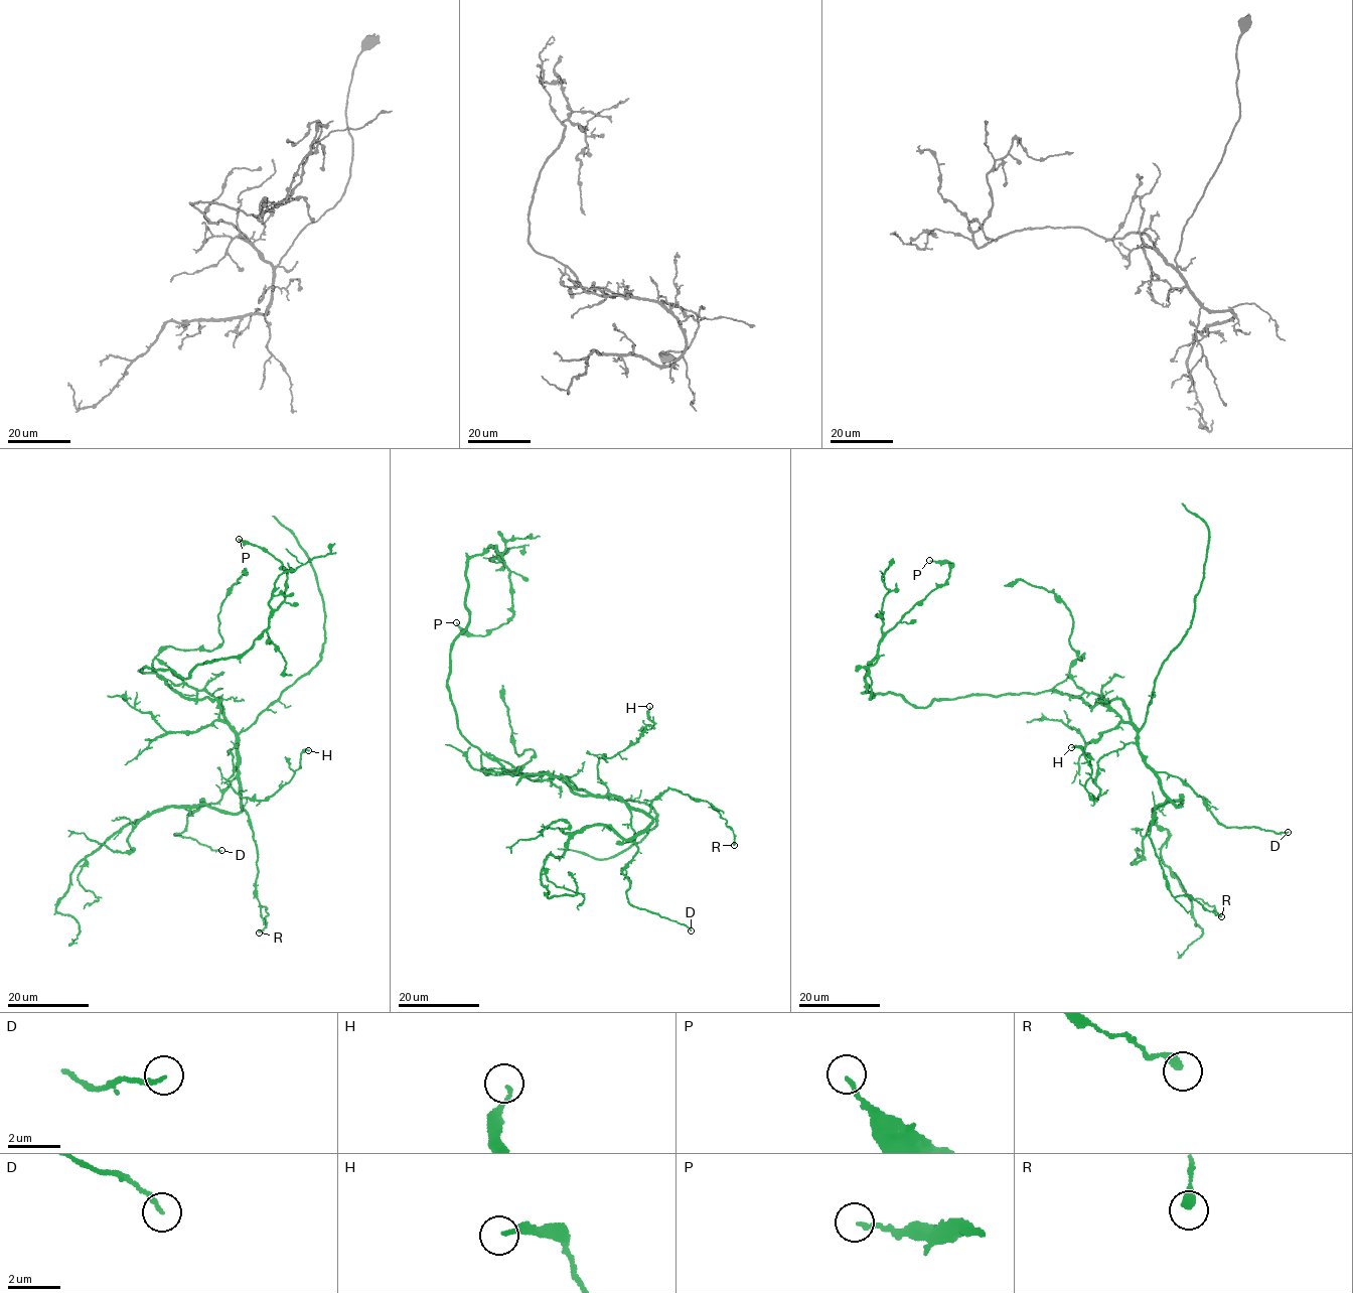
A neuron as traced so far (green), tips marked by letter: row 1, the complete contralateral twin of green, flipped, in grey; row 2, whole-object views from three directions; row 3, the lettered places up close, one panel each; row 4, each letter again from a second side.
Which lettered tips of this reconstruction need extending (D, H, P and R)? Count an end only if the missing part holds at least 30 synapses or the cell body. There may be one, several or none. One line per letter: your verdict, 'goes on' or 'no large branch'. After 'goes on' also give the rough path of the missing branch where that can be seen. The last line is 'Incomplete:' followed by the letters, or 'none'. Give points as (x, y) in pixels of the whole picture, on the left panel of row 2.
D: no large branch
H: no large branch
P: no large branch
R: no large branch
Incomplete: none

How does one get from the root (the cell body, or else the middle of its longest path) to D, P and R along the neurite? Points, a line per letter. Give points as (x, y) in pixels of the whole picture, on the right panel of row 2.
D: (1087, 705), (1103, 702), (1130, 723), (1145, 763), (1182, 778), (1218, 823), (1288, 832)
P: (1087, 705), (1056, 691), (933, 698), (925, 707), (868, 693), (877, 643), (947, 579), (952, 563), (929, 560)
R: (1087, 705), (1103, 702), (1133, 726), (1142, 760), (1166, 797), (1149, 836), (1166, 887), (1221, 916)

